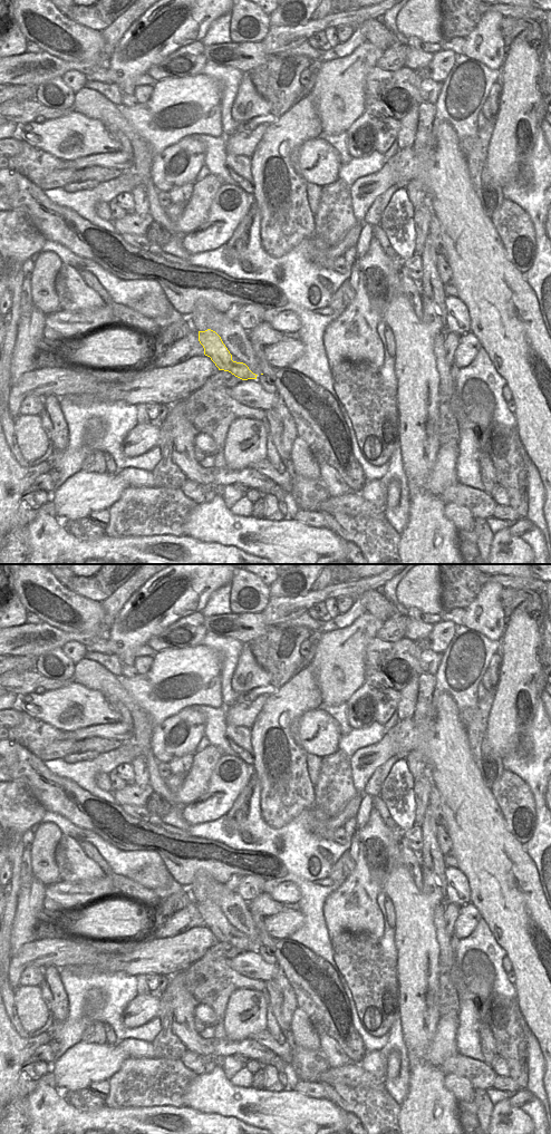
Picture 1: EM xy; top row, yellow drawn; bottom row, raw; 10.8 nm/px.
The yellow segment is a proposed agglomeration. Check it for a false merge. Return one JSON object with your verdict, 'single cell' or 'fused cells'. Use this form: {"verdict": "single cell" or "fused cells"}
{"verdict": "fused cells"}

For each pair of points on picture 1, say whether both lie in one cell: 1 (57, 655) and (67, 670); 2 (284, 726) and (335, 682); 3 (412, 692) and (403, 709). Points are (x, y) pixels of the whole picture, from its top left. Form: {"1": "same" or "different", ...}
{"1": "same", "2": "different", "3": "same"}

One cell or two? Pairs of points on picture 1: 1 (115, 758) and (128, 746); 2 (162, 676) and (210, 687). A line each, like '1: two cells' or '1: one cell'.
1: one cell
2: one cell

